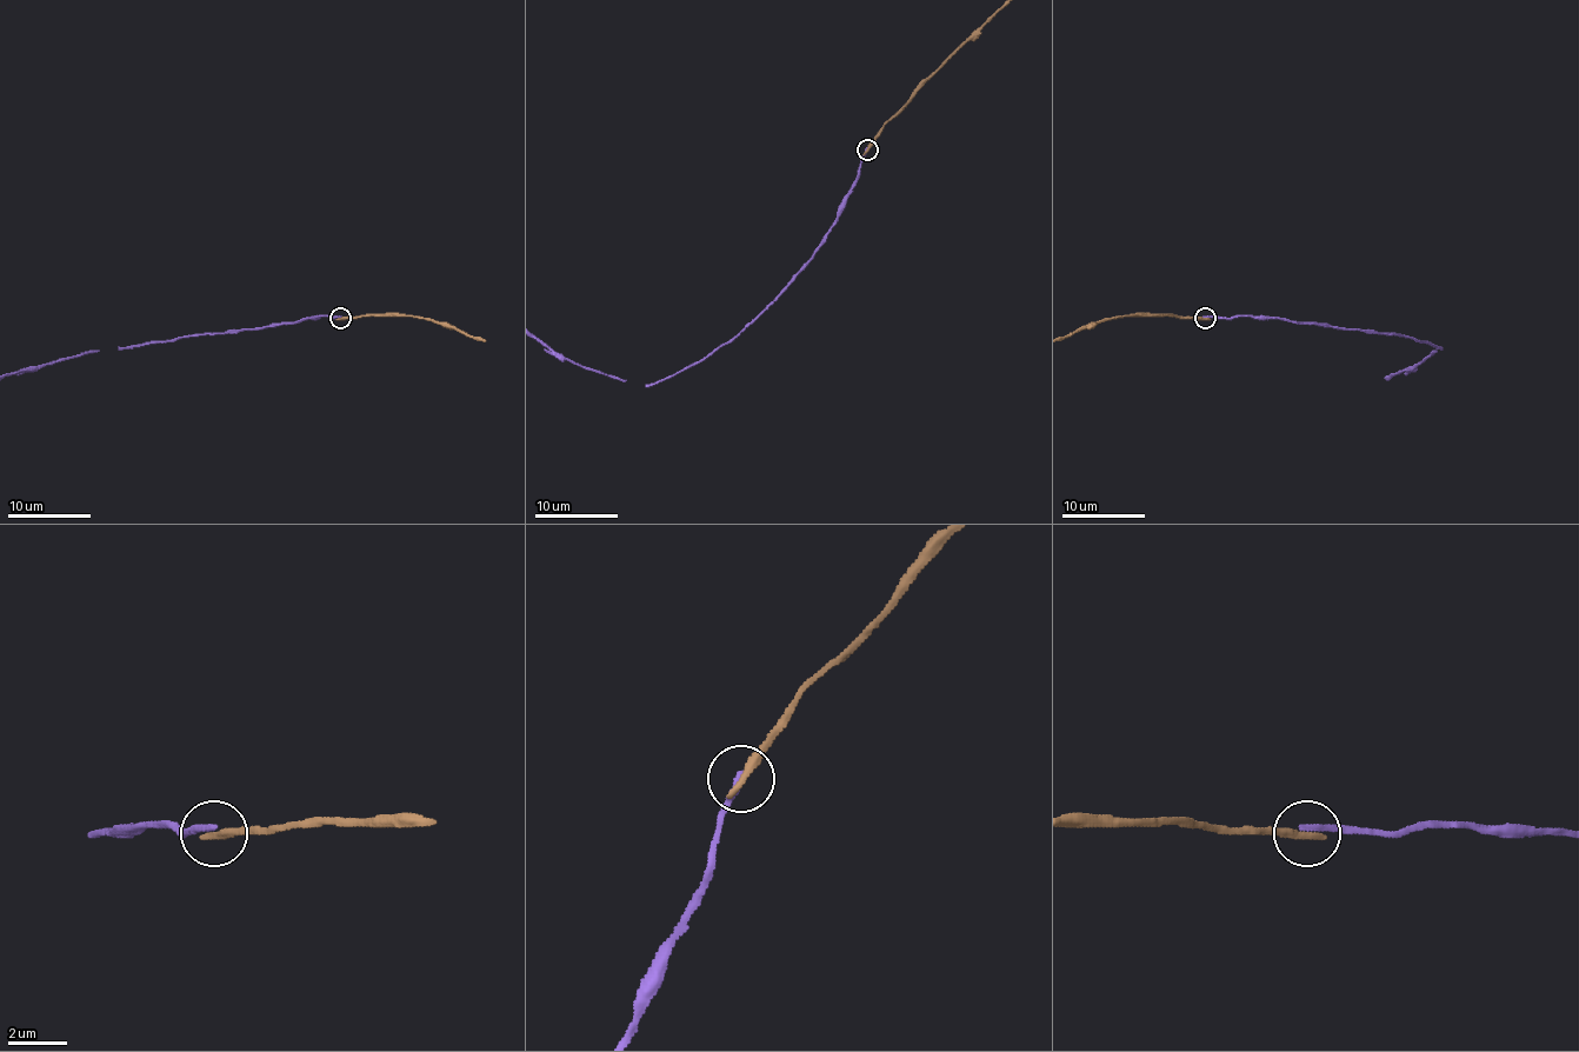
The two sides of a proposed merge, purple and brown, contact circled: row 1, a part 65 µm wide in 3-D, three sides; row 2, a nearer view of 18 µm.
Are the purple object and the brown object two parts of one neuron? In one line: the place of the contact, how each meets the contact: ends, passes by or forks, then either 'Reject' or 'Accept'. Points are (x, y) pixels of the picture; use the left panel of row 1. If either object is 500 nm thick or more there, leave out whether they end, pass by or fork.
Place: (340, 318). At the ring purple ends. At the ring brown ends. Reject

